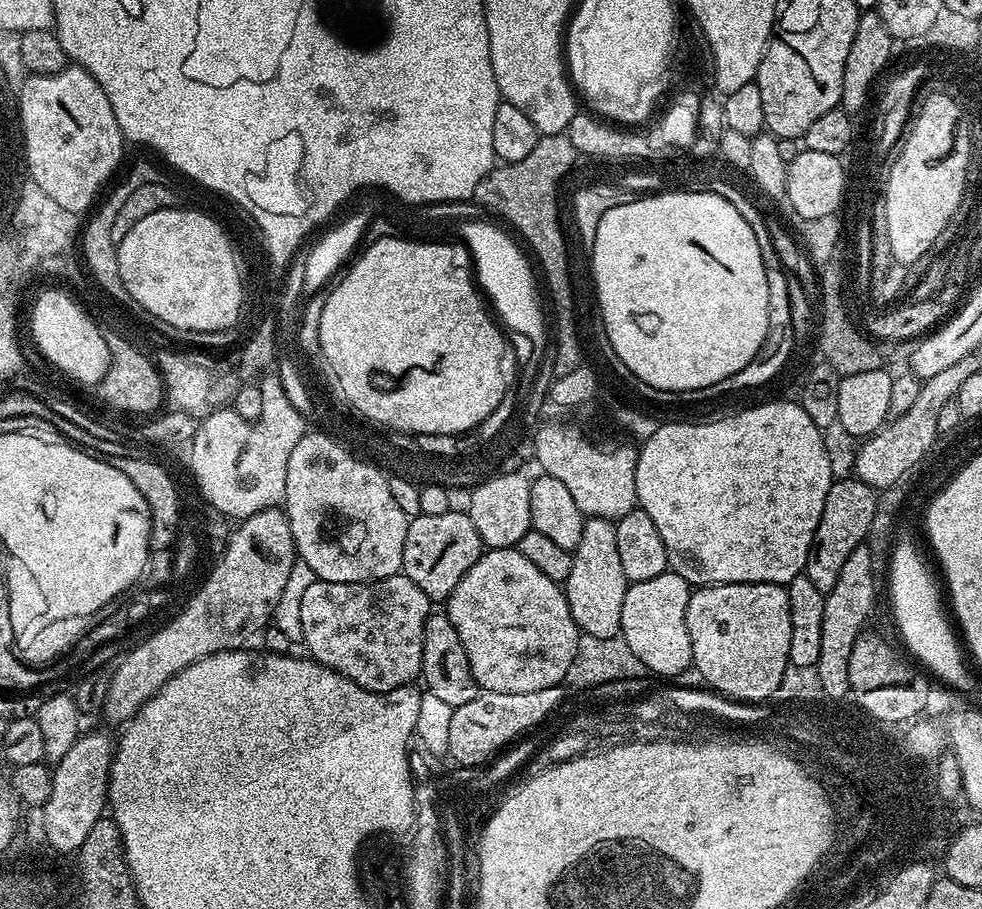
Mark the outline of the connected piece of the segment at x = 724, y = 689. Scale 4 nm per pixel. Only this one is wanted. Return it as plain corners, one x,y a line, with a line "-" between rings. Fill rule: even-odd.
709,584
697,587
688,597
686,630
690,634
695,671
700,671
709,689
741,702
768,702
777,695
790,654
790,598
785,585

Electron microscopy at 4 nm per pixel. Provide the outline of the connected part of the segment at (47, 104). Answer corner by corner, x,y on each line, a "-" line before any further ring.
66,66
58,74
29,75
18,91
24,143
32,157
36,180
46,182
62,206
90,208
100,187
119,166
126,147
106,90
84,68

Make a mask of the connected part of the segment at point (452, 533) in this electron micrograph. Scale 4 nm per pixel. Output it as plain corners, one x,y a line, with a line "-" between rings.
450,510
446,514
421,514
411,517
408,521
406,546
402,546
402,562
404,563
402,572
410,578
410,582
414,582
414,586
418,586
418,590
422,590
422,594
428,596
429,600
444,602
454,590
454,586
462,582
466,570
470,570
470,566
478,562
481,554
480,535
478,530
474,530
474,522
470,522
467,511

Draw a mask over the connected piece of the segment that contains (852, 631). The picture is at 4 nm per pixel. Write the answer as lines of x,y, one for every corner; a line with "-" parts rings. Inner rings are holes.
861,546
850,554
850,558
846,558
838,573
838,582
834,582
834,590
827,592
824,598
822,650
818,654
816,668
822,690
829,701
840,702
849,695
850,652
854,650
854,642
865,631
864,623
875,604
876,572
872,569
872,552
868,546

